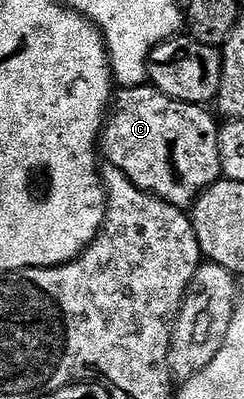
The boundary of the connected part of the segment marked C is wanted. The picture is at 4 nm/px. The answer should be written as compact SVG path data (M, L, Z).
M150 84L138 85L132 89L120 88L113 97L113 108L110 110L109 116L103 126L101 134L101 153L105 158L106 164L117 167L123 174L132 181L141 191L152 193L154 197L159 197L163 201L168 201L171 205L180 207L190 207L205 192L214 181L220 180L223 168L221 167L221 159L219 158L219 130L220 122L215 122L213 118L207 114L208 110L201 105L190 105L184 101L178 101L172 97L165 96L158 89Z

